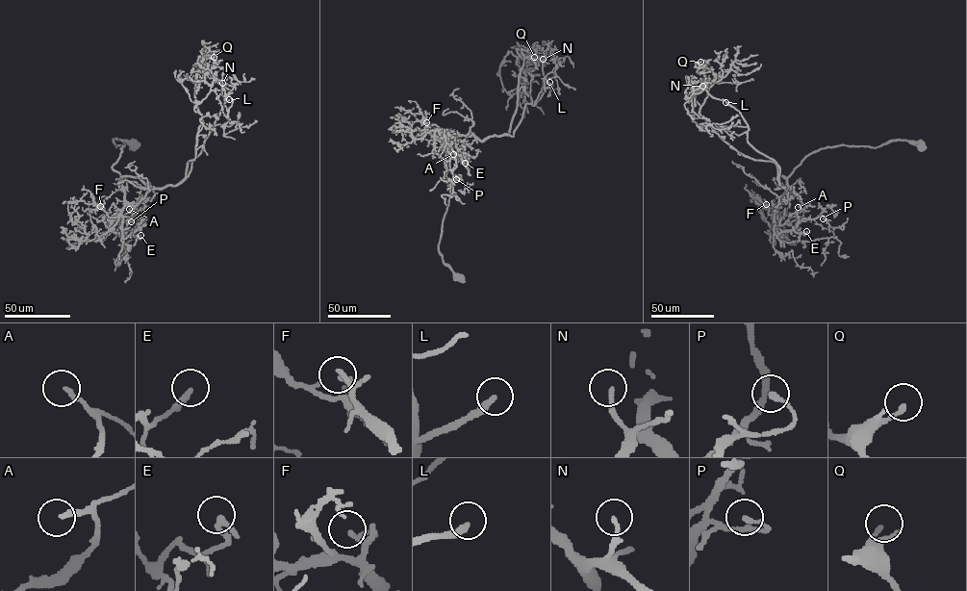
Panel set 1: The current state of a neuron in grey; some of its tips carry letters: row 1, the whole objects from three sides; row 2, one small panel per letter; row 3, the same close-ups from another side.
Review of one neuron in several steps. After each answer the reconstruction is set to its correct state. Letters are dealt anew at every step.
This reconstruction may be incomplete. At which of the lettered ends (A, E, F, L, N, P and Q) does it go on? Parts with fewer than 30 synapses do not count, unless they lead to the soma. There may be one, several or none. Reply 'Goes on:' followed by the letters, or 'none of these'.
Goes on: F, L

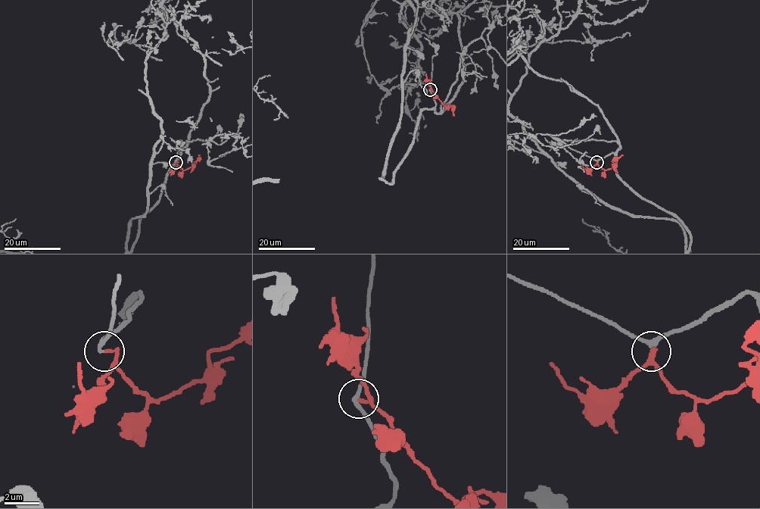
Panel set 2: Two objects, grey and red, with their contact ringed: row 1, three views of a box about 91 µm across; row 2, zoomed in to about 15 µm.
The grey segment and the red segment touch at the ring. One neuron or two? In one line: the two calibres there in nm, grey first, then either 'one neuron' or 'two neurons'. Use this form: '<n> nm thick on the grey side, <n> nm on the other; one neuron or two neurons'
200 nm thick on the grey side, 240 nm on the other; one neuron

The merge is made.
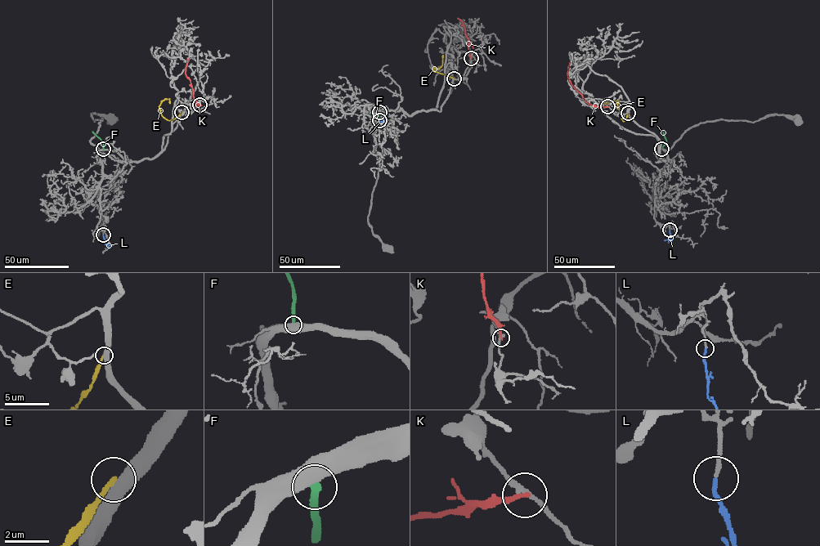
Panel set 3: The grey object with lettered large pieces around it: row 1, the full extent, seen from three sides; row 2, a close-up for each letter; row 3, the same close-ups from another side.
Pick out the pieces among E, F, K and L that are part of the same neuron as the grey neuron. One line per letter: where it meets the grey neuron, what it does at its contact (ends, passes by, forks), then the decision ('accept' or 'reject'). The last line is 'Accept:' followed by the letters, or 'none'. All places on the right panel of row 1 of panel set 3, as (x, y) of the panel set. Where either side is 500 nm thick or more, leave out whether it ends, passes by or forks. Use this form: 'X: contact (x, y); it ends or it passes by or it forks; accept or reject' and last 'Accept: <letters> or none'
E: contact (628, 113); it ends; reject
F: contact (661, 149); reject
K: contact (607, 106); it ends; reject
L: contact (669, 230); it ends; accept
Accept: L

